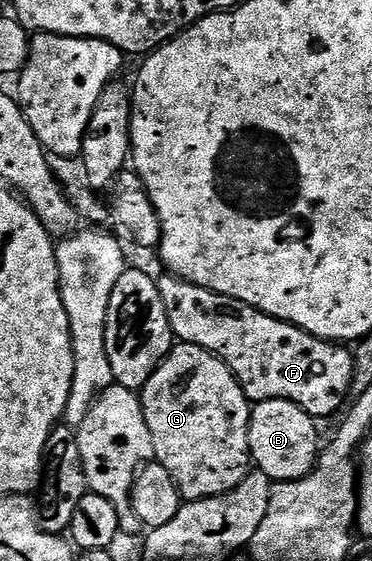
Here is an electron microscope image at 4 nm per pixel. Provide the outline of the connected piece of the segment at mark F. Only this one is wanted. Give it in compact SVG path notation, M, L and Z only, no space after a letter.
M163 274L163 277L158 277L157 283L174 339L184 344L201 346L221 358L221 362L225 362L225 366L229 366L237 378L241 390L252 405L266 400L288 400L304 408L311 416L322 418L333 415L339 407L342 409L348 403L354 374L354 355L350 347L311 336L297 326L273 318L245 302L210 292L179 276Z

